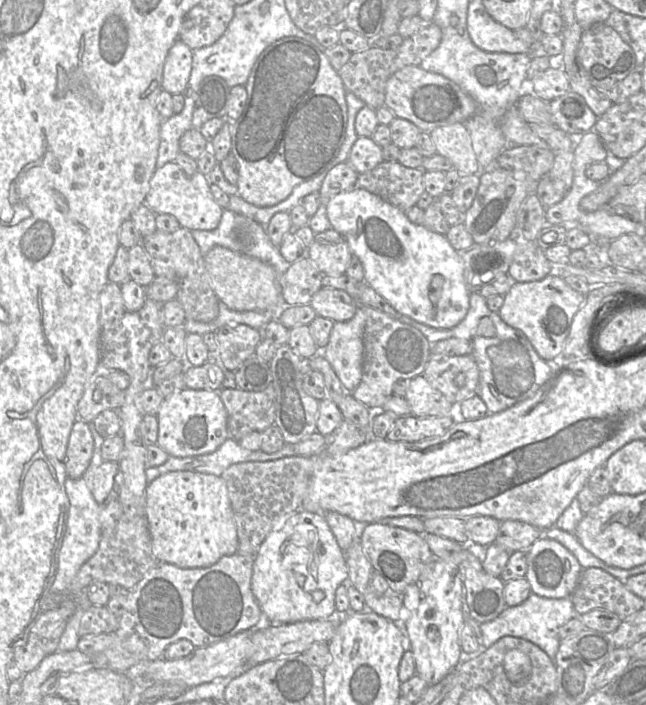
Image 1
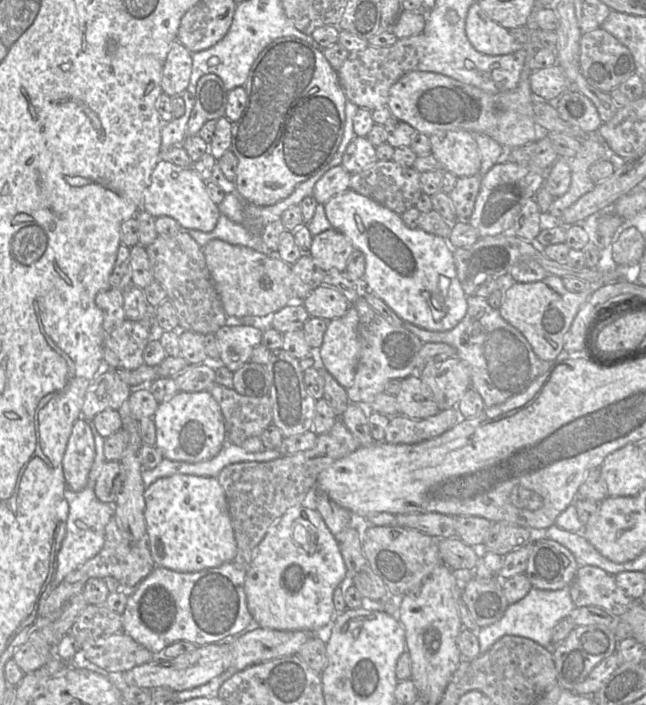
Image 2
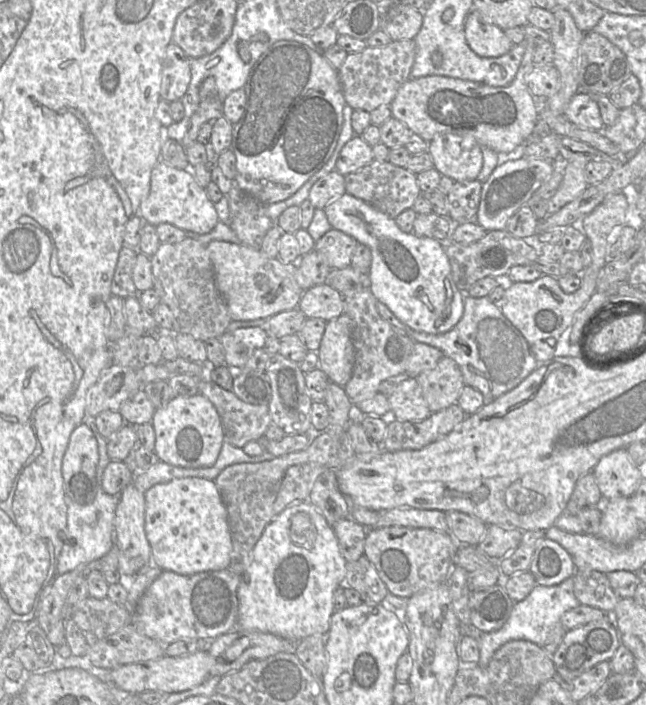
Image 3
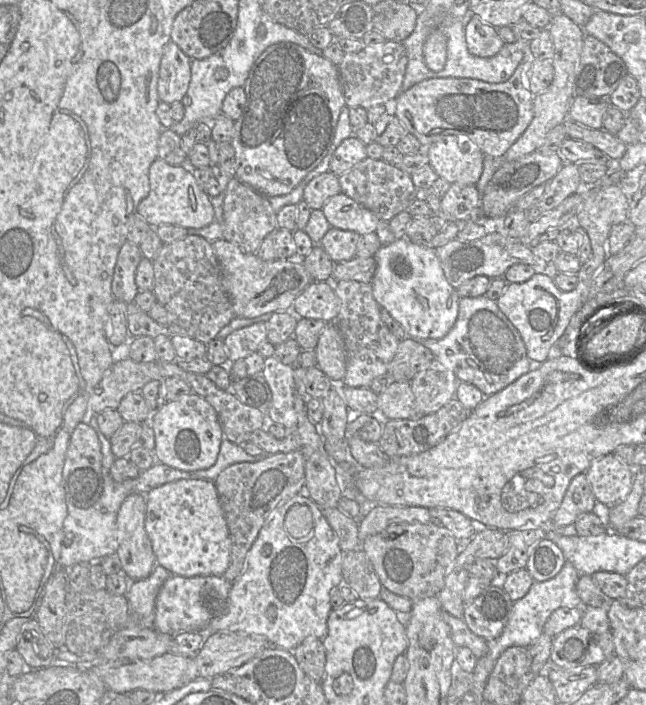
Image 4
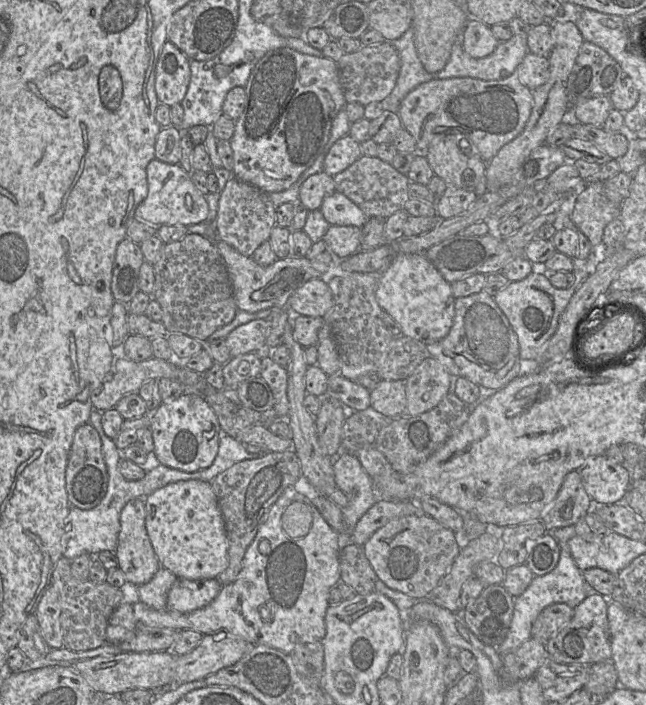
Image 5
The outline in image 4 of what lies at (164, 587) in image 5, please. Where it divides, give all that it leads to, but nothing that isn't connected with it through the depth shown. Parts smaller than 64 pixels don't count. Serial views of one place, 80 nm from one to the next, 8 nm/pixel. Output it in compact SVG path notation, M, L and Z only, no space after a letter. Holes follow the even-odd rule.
M156 564L148 577L130 581L126 598L132 614L142 621L143 626L152 626L158 592L170 575L165 568Z

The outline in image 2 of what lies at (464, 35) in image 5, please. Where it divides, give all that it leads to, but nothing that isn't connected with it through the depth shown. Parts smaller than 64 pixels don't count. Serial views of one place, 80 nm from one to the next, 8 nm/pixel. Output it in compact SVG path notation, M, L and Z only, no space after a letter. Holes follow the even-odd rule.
M477 2L468 10L465 30L472 46L485 55L500 56L524 48L508 29L490 19Z

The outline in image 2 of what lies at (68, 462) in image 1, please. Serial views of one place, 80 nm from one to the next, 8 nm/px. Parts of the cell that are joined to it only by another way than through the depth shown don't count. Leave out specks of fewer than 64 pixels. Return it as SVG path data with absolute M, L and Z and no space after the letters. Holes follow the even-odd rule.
M79 418L73 425L63 457L63 474L67 488L78 492L87 486L94 459L93 433L88 421Z

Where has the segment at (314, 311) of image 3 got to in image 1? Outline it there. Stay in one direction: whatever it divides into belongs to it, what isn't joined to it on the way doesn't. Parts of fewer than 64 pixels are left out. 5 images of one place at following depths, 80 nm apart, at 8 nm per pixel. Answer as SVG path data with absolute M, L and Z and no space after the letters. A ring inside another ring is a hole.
M325 287L313 295L309 305L317 316L331 319L333 322L351 319L360 306L359 302L346 291Z

